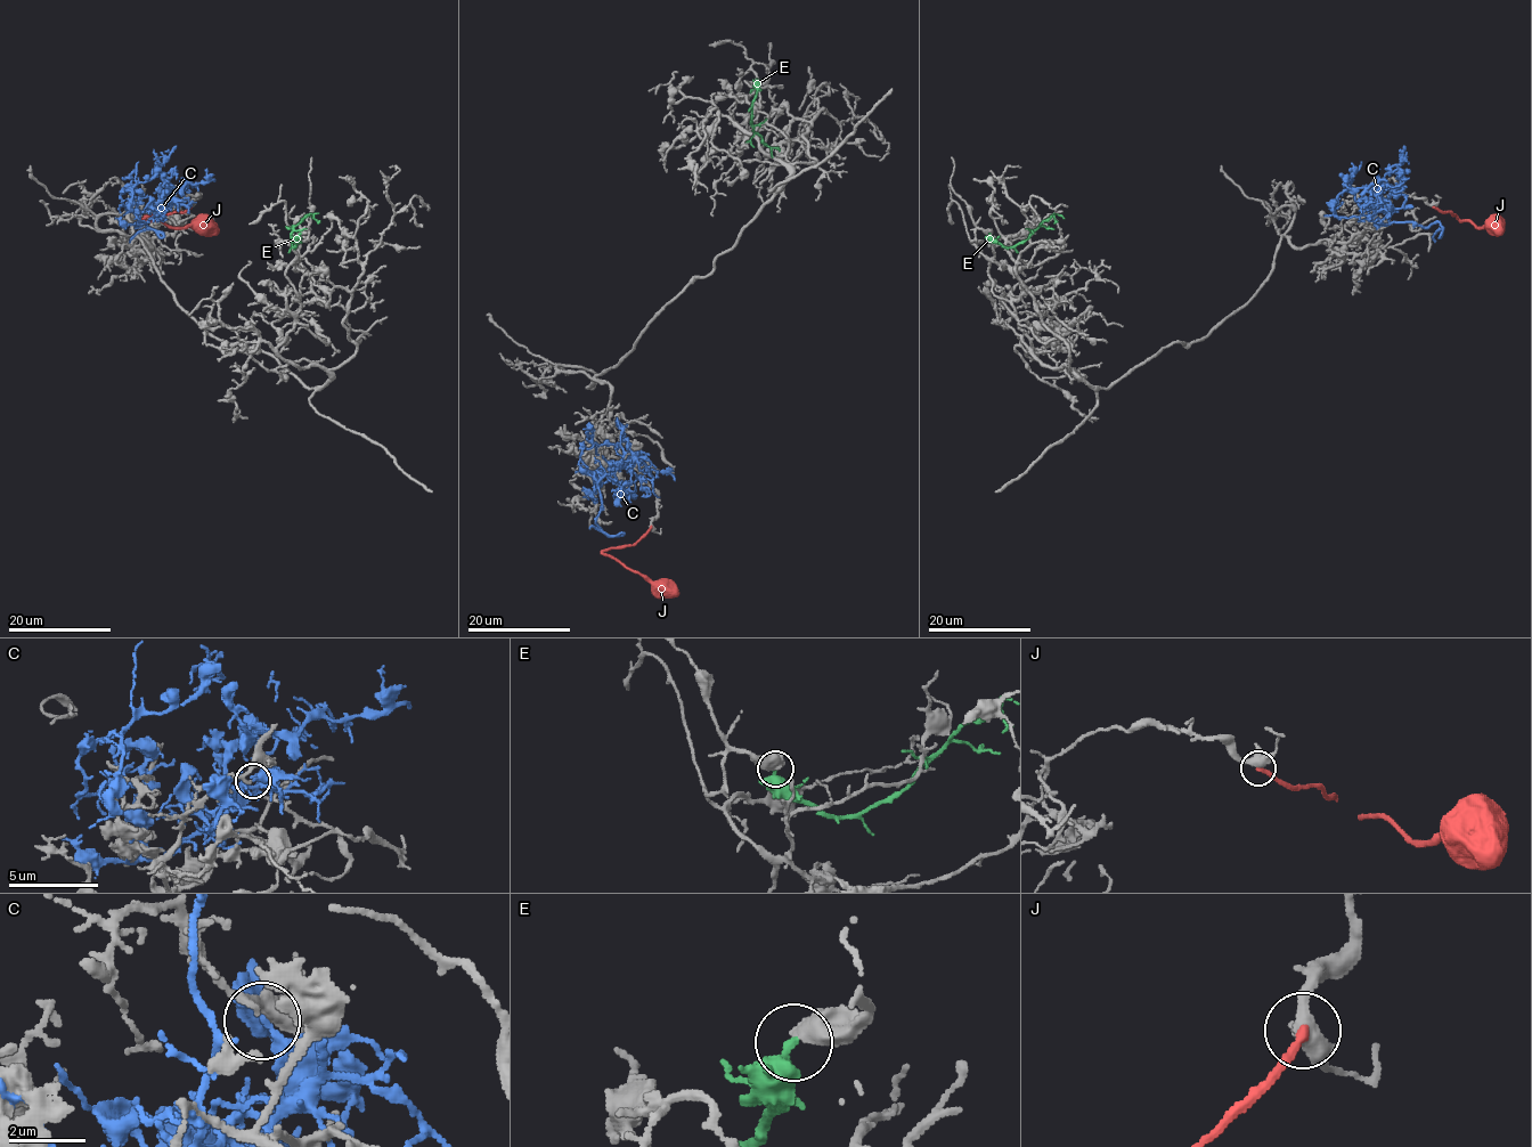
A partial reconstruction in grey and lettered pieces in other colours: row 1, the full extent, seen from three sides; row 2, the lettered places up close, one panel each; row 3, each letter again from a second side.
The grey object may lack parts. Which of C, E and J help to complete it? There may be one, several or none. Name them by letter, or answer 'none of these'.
none of these

